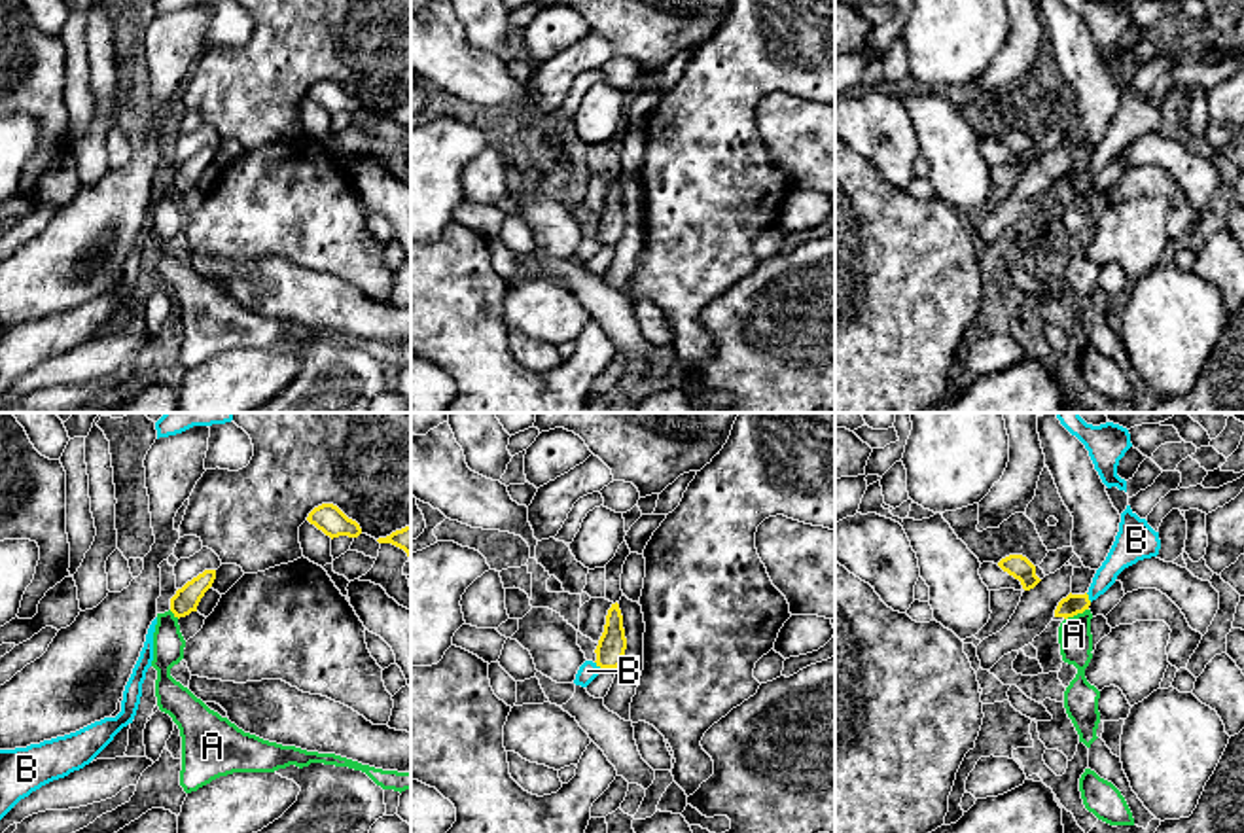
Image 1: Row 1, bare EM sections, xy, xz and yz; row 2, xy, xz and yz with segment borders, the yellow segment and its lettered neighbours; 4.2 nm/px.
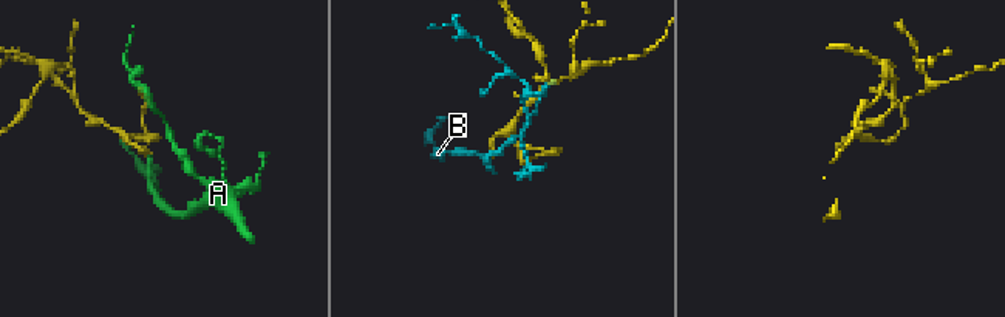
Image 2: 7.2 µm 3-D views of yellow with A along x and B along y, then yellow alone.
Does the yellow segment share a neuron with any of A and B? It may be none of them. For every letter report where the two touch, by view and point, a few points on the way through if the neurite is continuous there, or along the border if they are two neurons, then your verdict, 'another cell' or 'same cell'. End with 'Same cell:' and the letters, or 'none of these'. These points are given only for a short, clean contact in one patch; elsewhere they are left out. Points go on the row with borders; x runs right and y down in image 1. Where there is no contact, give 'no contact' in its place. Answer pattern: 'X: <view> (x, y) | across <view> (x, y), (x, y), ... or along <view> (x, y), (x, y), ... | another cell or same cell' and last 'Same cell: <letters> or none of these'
A: yz (1076, 614) | across yz (1072, 604), (1076, 614), (1074, 635) | same cell
B: xz (597, 665) | along xz (595, 661), (601, 669) | another cell
Same cell: A

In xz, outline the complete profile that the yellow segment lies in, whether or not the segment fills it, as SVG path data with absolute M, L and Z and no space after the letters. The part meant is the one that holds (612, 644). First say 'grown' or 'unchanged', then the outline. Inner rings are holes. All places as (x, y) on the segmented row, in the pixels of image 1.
unchanged | M615 602L608 610L604 632L595 649L596 666L615 670L623 661L625 649L627 649L627 638L623 629L623 615L619 604Z

